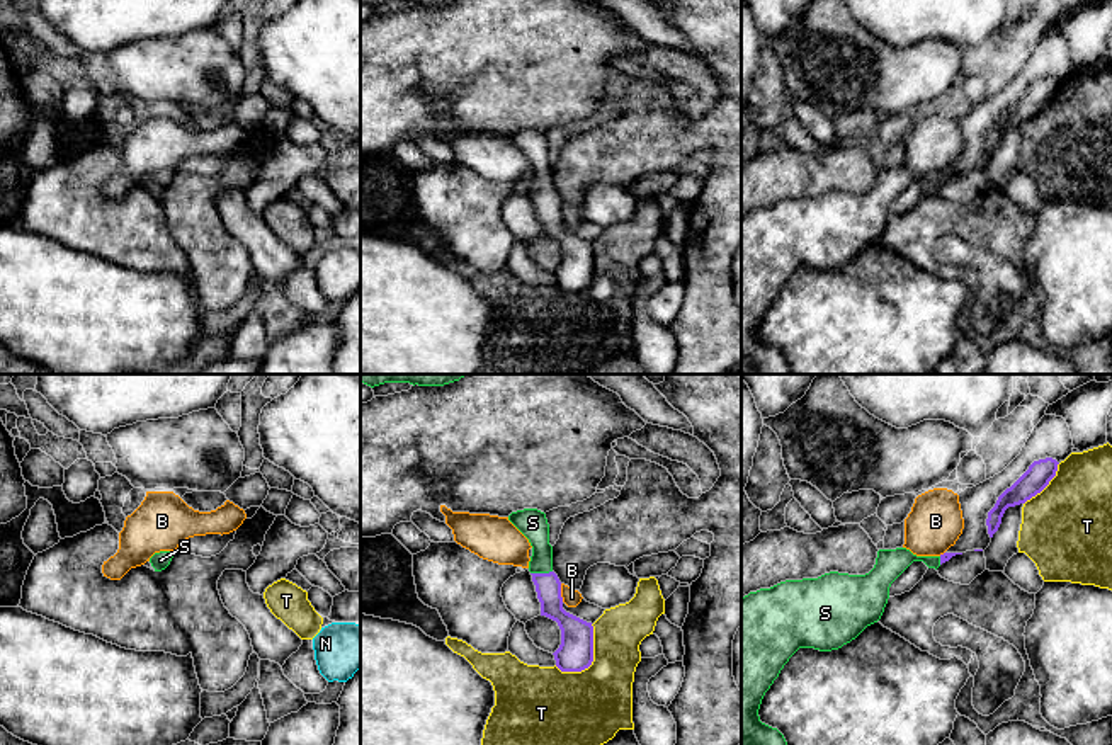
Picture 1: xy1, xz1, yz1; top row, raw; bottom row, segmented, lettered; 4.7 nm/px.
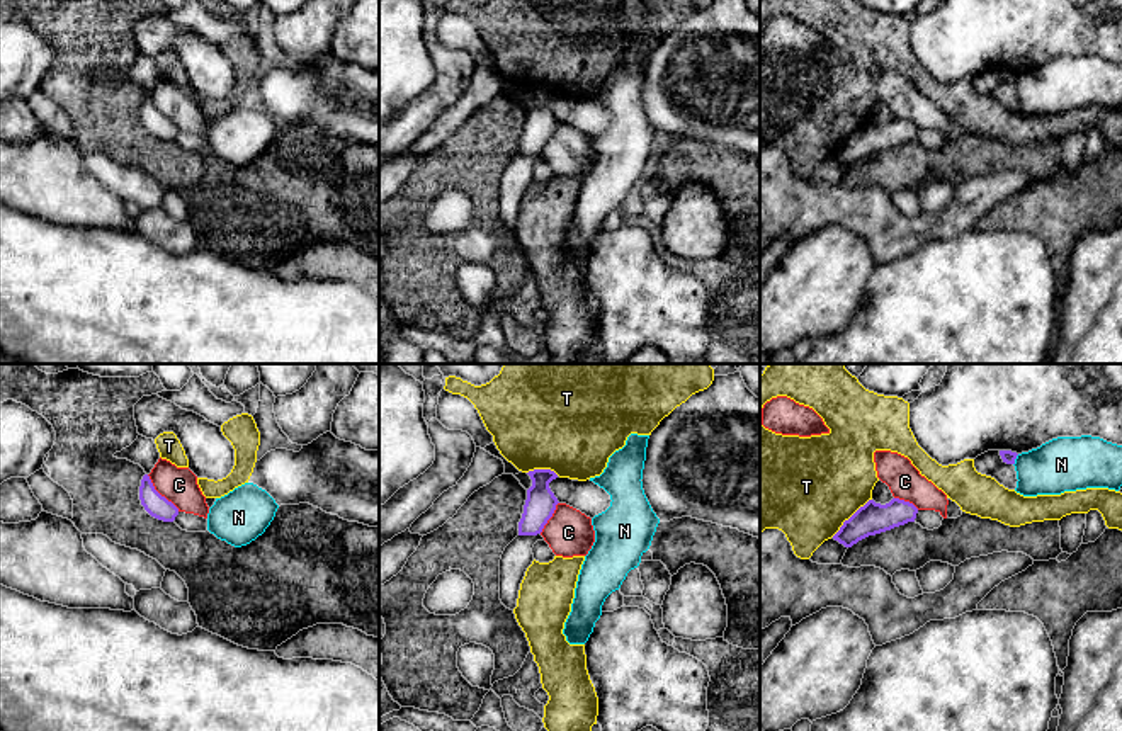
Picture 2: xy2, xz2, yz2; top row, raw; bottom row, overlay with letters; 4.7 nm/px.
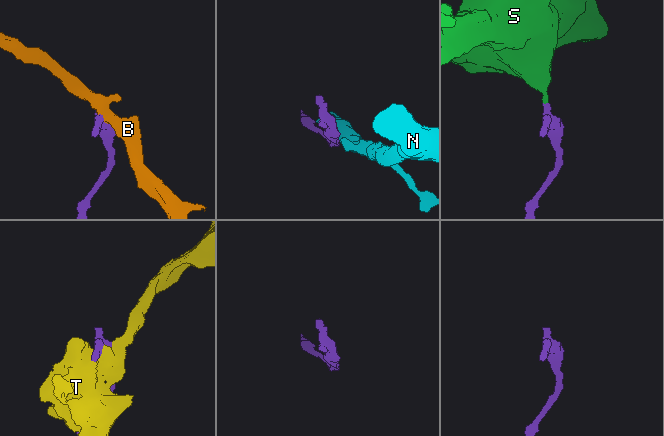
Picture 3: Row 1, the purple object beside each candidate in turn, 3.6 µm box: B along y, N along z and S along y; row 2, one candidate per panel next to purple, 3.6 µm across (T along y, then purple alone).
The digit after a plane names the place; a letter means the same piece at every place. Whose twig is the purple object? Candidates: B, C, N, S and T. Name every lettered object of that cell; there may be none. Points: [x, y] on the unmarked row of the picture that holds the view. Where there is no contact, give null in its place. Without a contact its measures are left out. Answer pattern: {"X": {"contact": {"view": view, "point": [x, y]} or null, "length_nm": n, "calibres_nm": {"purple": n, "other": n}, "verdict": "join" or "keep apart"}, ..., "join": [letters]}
{"B": {"contact": {"view": "xz1", "point": [560, 211]}, "length_nm": 90, "calibres_nm": {"purple": 160, "other": 90}, "verdict": "keep apart"}, "C": {"contact": {"view": "xy2", "point": [158, 113]}, "length_nm": 240, "calibres_nm": {"purple": 110, "other": 180}, "verdict": "keep apart"}, "N": {"contact": {"view": "yz2", "point": [1015, 77]}, "length_nm": 60, "calibres_nm": {"purple": 60, "other": 260}, "verdict": "keep apart"}, "S": {"contact": {"view": "xz1", "point": [541, 193]}, "length_nm": 110, "calibres_nm": {"purple": 120, "other": 140}, "verdict": "join"}, "T": {"contact": {"view": "xz1", "point": [592, 278]}, "length_nm": 280, "calibres_nm": {"purple": 170, "other": 360}, "verdict": "keep apart"}, "join": ["S"]}

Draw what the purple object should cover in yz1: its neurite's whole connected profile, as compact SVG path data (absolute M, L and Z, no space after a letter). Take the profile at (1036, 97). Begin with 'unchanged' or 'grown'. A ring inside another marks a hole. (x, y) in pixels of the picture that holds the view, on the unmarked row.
unchanged | M1052 77L1034 80L1029 88L998 116L986 138L990 156L998 150L1008 126L1025 122L1049 104L1056 95L1058 83Z

